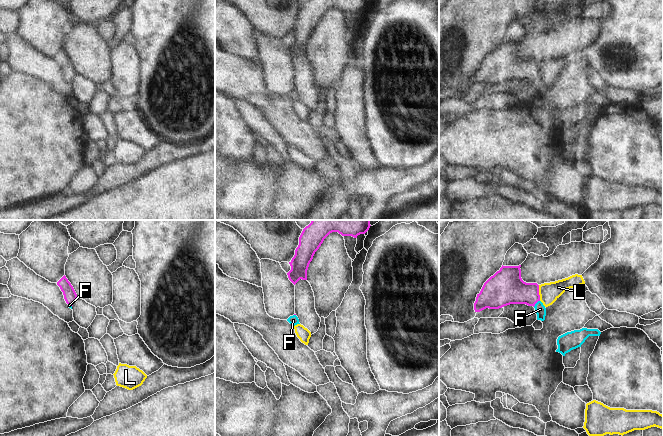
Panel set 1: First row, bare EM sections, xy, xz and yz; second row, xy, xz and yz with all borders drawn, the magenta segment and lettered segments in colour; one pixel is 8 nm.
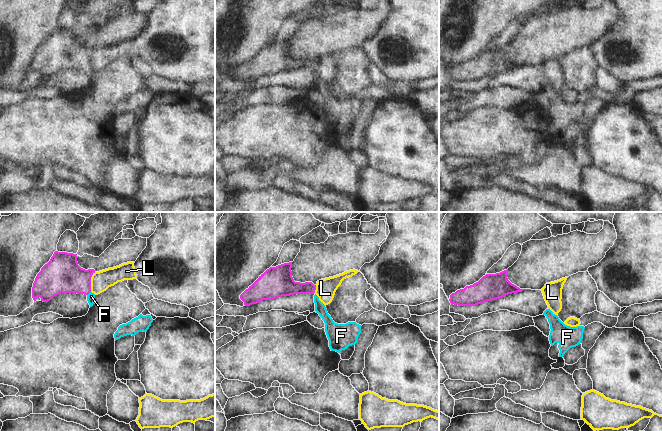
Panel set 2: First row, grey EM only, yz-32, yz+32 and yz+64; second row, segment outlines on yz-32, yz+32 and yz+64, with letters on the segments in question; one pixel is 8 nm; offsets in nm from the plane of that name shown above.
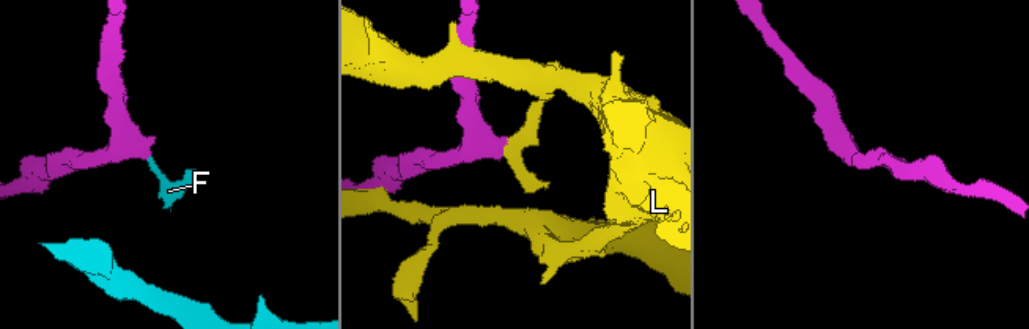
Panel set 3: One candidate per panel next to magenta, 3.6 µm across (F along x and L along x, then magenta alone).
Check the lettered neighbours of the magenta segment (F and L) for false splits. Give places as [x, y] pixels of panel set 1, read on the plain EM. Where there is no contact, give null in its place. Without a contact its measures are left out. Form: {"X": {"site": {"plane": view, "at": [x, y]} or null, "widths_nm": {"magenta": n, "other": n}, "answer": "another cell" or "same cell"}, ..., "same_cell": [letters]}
{"F": {"site": {"plane": "yz", "at": [536, 78]}, "widths_nm": {"magenta": 260, "other": 90}, "answer": "same cell"}, "L": {"site": {"plane": "yz", "at": [538, 69]}, "widths_nm": {"magenta": 260, "other": 160}, "answer": "another cell"}, "same_cell": ["F"]}

